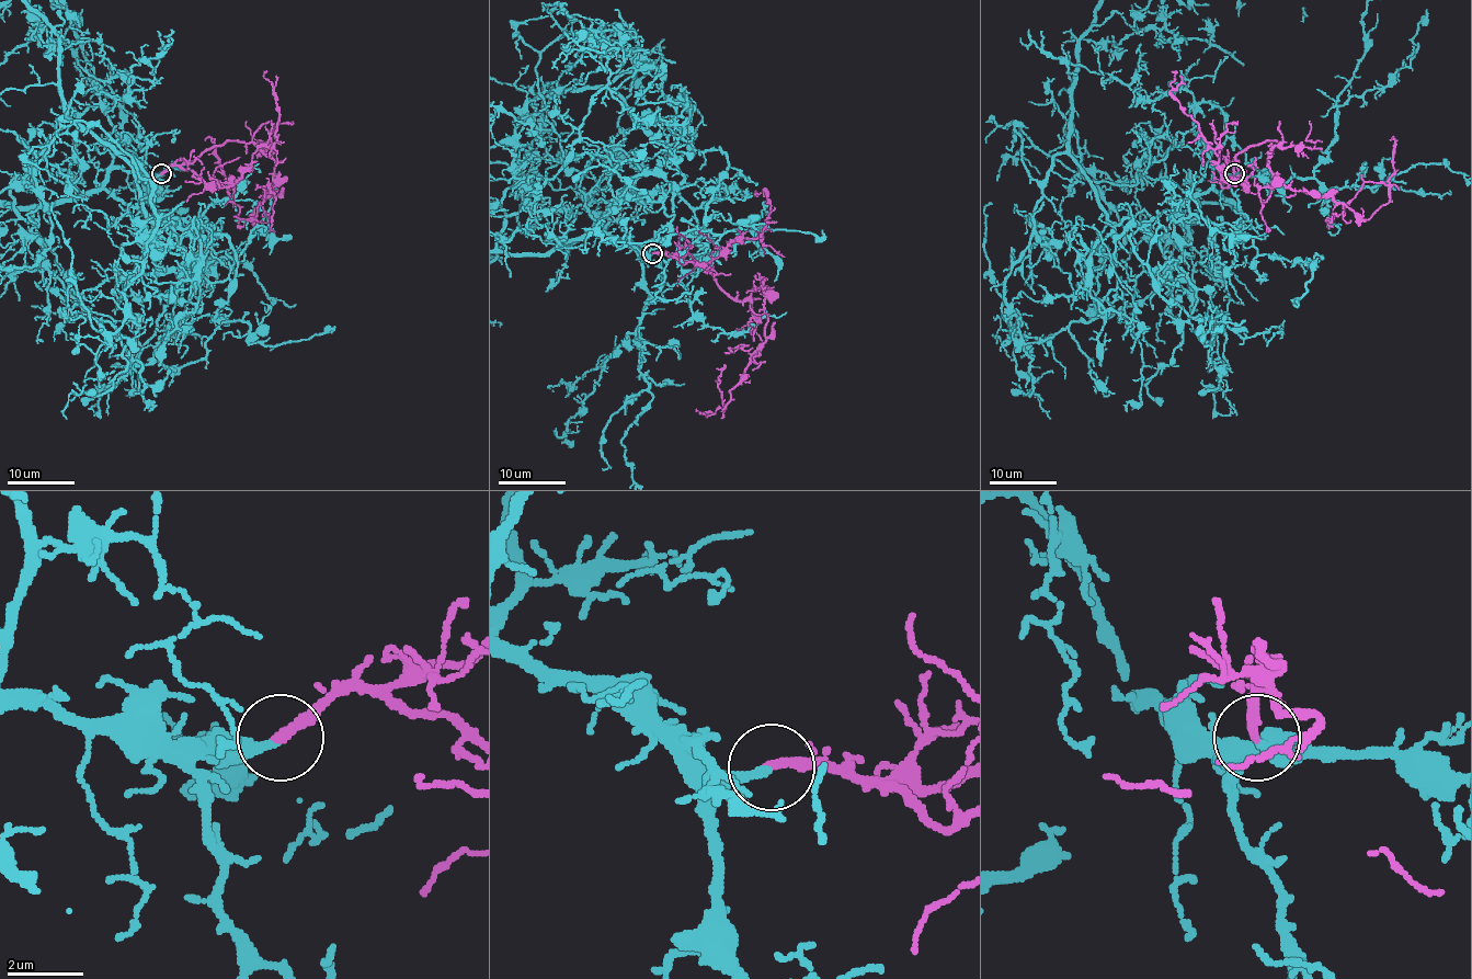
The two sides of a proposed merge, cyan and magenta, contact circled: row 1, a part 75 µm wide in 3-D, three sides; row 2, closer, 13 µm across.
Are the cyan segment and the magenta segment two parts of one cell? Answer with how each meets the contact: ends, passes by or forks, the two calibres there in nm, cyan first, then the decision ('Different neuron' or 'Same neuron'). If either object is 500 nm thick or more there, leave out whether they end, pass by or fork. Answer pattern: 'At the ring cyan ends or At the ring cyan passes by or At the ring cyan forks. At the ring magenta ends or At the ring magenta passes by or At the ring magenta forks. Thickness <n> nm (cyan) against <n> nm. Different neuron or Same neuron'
At the ring cyan ends. At the ring magenta ends. Thickness 240 nm (cyan) against 280 nm. Same neuron

